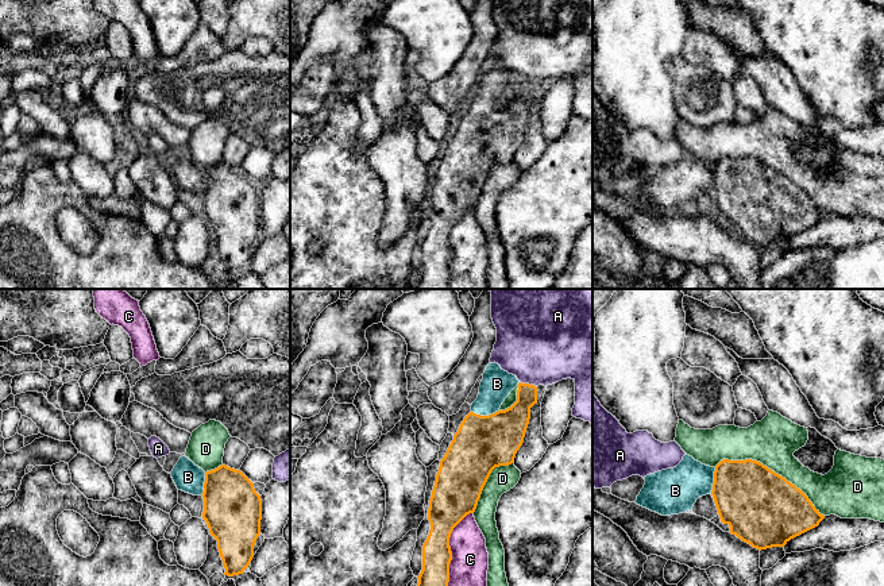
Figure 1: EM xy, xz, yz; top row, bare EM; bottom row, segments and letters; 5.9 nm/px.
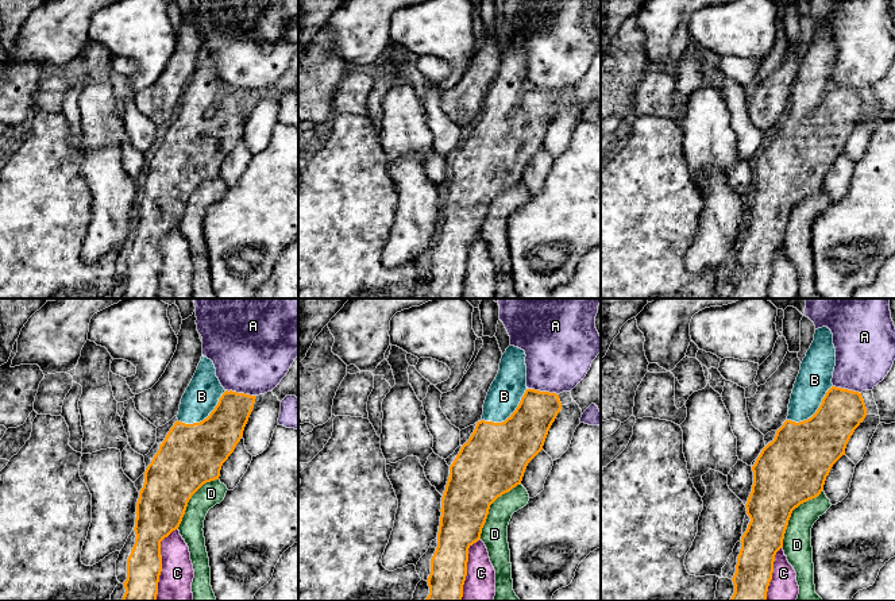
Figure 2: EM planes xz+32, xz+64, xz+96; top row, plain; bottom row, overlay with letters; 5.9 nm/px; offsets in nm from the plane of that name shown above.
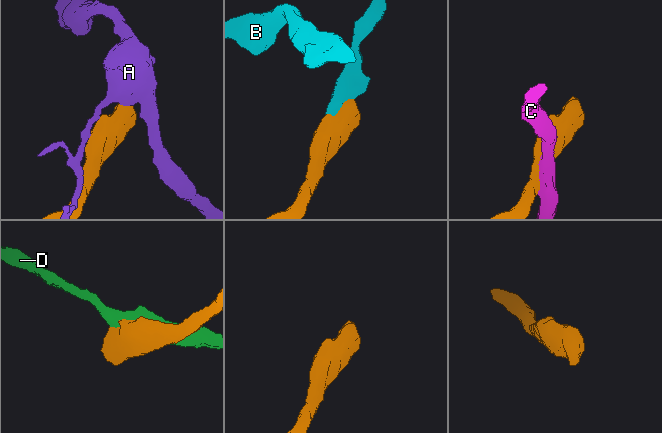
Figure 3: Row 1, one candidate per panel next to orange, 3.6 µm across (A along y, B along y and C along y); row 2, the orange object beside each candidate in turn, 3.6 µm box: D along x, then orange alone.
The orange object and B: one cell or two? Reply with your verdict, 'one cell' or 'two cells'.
one cell

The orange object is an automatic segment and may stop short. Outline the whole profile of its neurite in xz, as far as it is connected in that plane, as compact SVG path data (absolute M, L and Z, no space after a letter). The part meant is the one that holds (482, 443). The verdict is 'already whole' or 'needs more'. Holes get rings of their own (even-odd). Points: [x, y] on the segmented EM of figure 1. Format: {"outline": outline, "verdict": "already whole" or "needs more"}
{"outline": "M489 363L478 398L440 460L429 500L431 531L422 545L422 570L417 586L448 586L451 533L467 514L475 512L491 471L514 463L534 404L534 385L521 383L498 363ZM516 386L517 401L501 410Z", "verdict": "needs more"}

